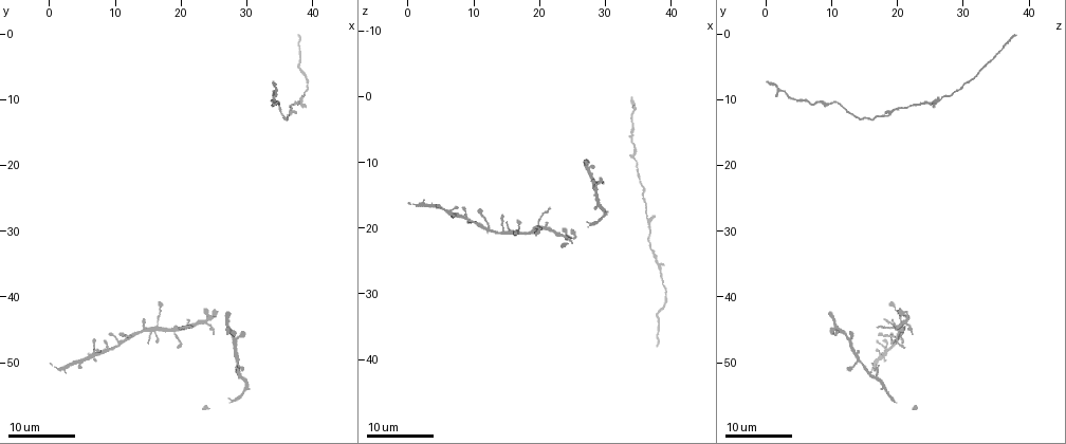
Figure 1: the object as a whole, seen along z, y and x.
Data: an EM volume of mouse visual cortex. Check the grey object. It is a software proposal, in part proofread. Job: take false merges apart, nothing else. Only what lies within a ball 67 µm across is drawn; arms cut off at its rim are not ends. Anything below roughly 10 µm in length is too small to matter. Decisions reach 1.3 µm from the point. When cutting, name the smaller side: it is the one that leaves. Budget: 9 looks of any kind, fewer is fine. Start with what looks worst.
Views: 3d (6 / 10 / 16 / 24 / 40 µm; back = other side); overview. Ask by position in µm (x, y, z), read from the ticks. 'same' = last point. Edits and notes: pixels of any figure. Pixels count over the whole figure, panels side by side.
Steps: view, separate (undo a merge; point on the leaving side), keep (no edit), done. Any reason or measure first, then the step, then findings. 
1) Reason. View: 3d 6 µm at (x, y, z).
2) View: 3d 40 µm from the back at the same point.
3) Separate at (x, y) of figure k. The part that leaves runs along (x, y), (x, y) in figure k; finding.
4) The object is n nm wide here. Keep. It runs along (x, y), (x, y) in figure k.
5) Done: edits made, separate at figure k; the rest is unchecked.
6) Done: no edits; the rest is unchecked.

Three arms meet. View: 3d 24 µm at (23.0, 44.0, 21.0).

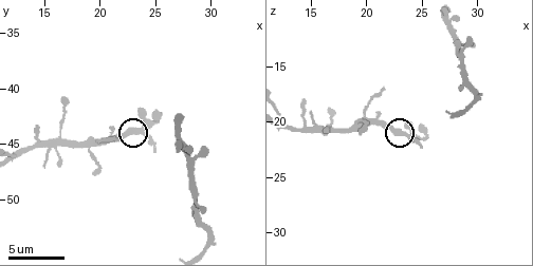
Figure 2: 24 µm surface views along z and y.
View: 3d 10 µm at (23.4, 43.8, 21.0).

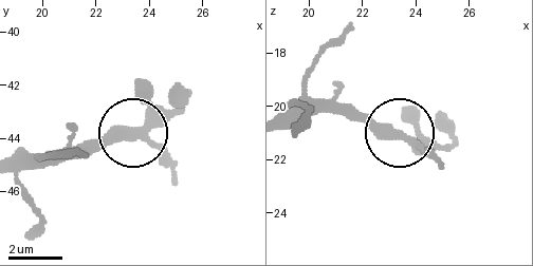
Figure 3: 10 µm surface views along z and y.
Keep. One neuron here.

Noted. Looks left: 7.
Two arms in line, one across. View: 3d 24 µm at (9.5, 48.0, 19.0).

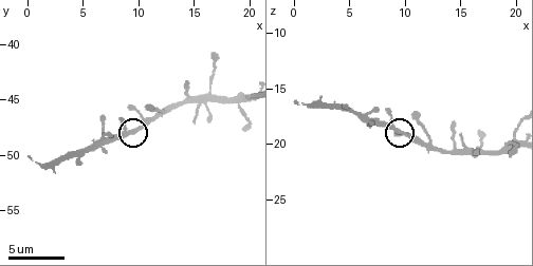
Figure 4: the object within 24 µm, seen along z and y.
View: 3d 6 µm at (9.8, 47.4, 19.0).

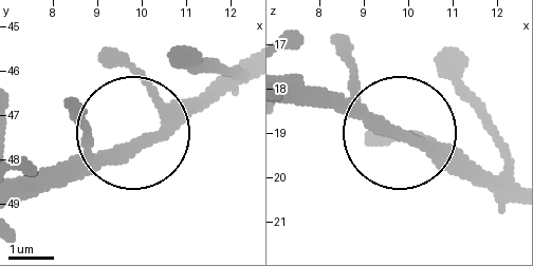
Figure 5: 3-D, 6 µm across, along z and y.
3 arms meet here. Keep. It runs along (243, 59), (141, 134), (20, 184) in figure 5; one neuron here.

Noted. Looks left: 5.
View: 3d 24 µm at (36.0, 12.5, 14.5).

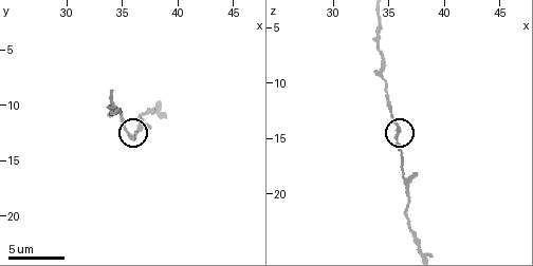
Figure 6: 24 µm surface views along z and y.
Zoom in. View: 3d 6 µm at (35.8, 12.8, 14.6).

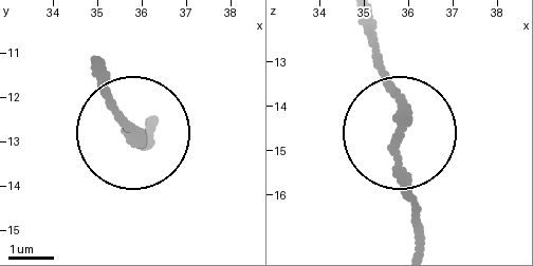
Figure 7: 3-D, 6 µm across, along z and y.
Keep. Continuous, no second neuron.

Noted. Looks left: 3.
Sudden change in width. View: 3d 10 µm at (37.0, 11.2, 20.0).

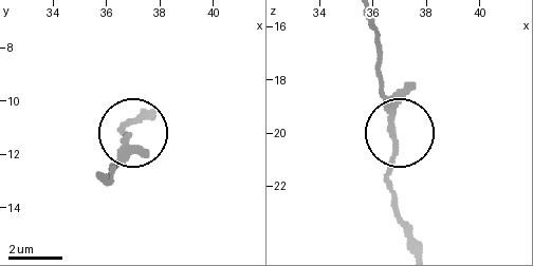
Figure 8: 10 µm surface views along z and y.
View: 3d 10 µm from the back at (36.7, 11.5, 20.1).

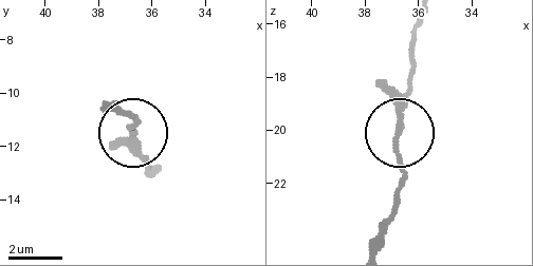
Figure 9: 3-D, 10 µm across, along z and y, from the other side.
The object is 200 nm wide here. Keep. All the same neuron.

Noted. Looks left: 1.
Done: no edits; the rest is unchecked.

